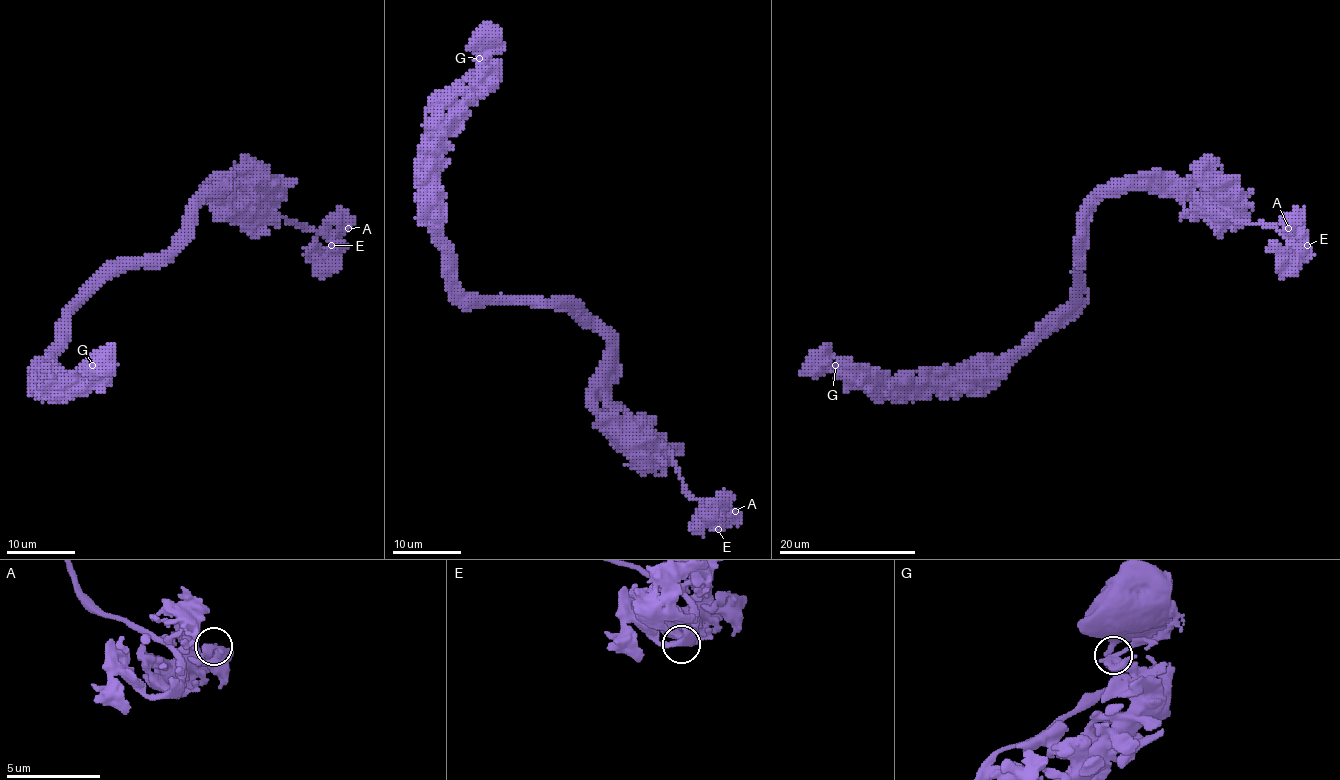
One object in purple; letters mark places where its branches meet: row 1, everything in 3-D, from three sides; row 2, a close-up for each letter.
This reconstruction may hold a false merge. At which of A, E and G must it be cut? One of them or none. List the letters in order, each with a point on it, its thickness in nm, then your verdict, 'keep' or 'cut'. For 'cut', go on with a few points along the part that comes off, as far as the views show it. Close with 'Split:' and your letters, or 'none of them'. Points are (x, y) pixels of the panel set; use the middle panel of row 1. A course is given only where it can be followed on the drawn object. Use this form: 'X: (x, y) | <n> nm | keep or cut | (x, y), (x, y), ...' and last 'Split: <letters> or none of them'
A: (735, 511) | 340 nm | keep
E: (718, 529) | 360 nm | keep
G: (479, 58) | 280 nm | cut | (479, 57), (426, 111), (419, 150), (447, 291), (613, 339), (606, 402), (721, 519), (725, 491)
Split: G

